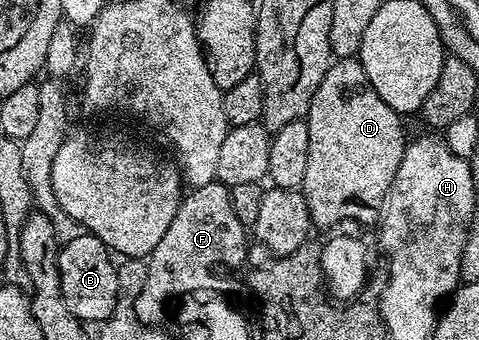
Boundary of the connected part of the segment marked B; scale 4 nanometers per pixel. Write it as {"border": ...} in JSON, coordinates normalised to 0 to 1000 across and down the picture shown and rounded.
{"border":[[[190,688],[154,700],[144,718],[132,721],[125,732],[125,850],[134,868],[138,900],[146,900],[150,921],[169,947],[186,947],[184,941],[215,947],[228,941],[246,903],[251,844],[242,815],[244,779],[240,774],[234,776],[234,762],[238,762],[238,753],[230,732],[205,697]]]}

